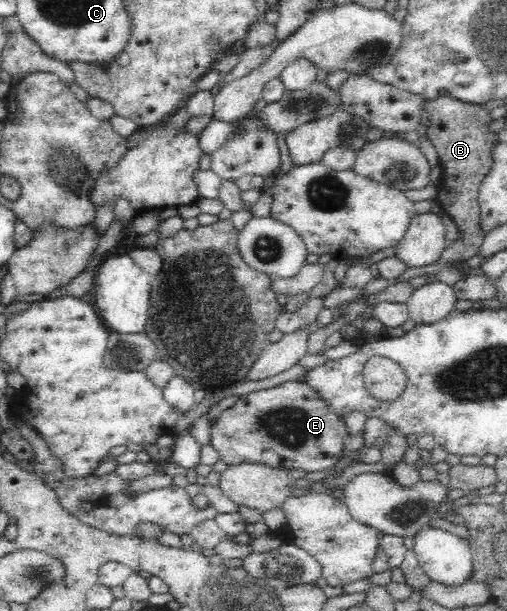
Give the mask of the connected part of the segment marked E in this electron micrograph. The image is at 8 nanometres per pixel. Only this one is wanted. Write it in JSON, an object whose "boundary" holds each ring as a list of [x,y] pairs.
{"boundary":[[[286,381],[267,389],[251,391],[240,396],[232,407],[220,413],[211,423],[210,449],[215,449],[221,458],[221,466],[241,463],[259,463],[269,467],[301,469],[301,471],[325,471],[337,461],[349,455],[343,452],[344,440],[348,437],[348,426],[344,417],[337,416],[335,410],[319,396],[313,386],[300,381]]]}

